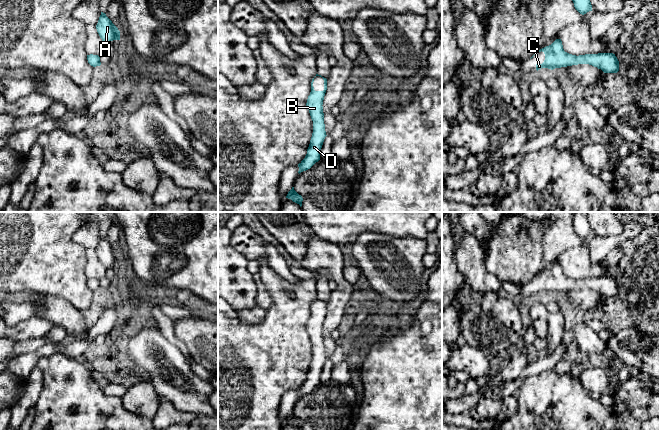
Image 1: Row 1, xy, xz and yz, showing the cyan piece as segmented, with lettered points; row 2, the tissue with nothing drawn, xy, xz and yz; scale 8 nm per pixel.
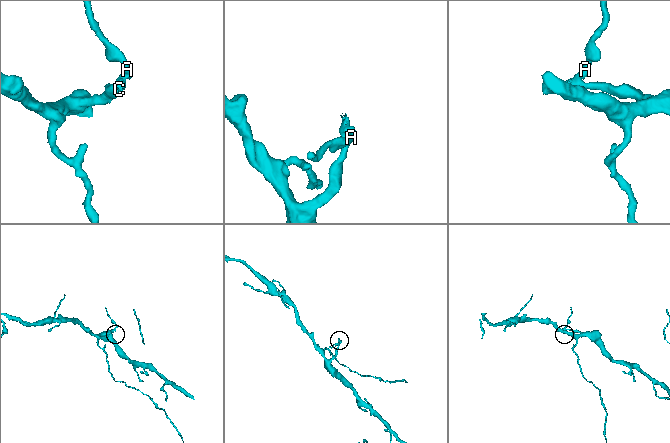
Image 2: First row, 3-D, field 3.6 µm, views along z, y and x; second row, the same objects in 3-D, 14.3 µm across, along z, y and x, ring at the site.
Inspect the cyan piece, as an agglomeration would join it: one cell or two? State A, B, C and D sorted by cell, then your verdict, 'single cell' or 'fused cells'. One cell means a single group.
A B C D; single cell

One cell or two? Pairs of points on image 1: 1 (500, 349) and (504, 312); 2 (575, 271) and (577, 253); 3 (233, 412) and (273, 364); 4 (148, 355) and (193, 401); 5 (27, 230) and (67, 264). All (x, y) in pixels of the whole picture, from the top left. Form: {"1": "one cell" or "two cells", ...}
{"1": "one cell", "2": "one cell", "3": "one cell", "4": "one cell", "5": "one cell"}

